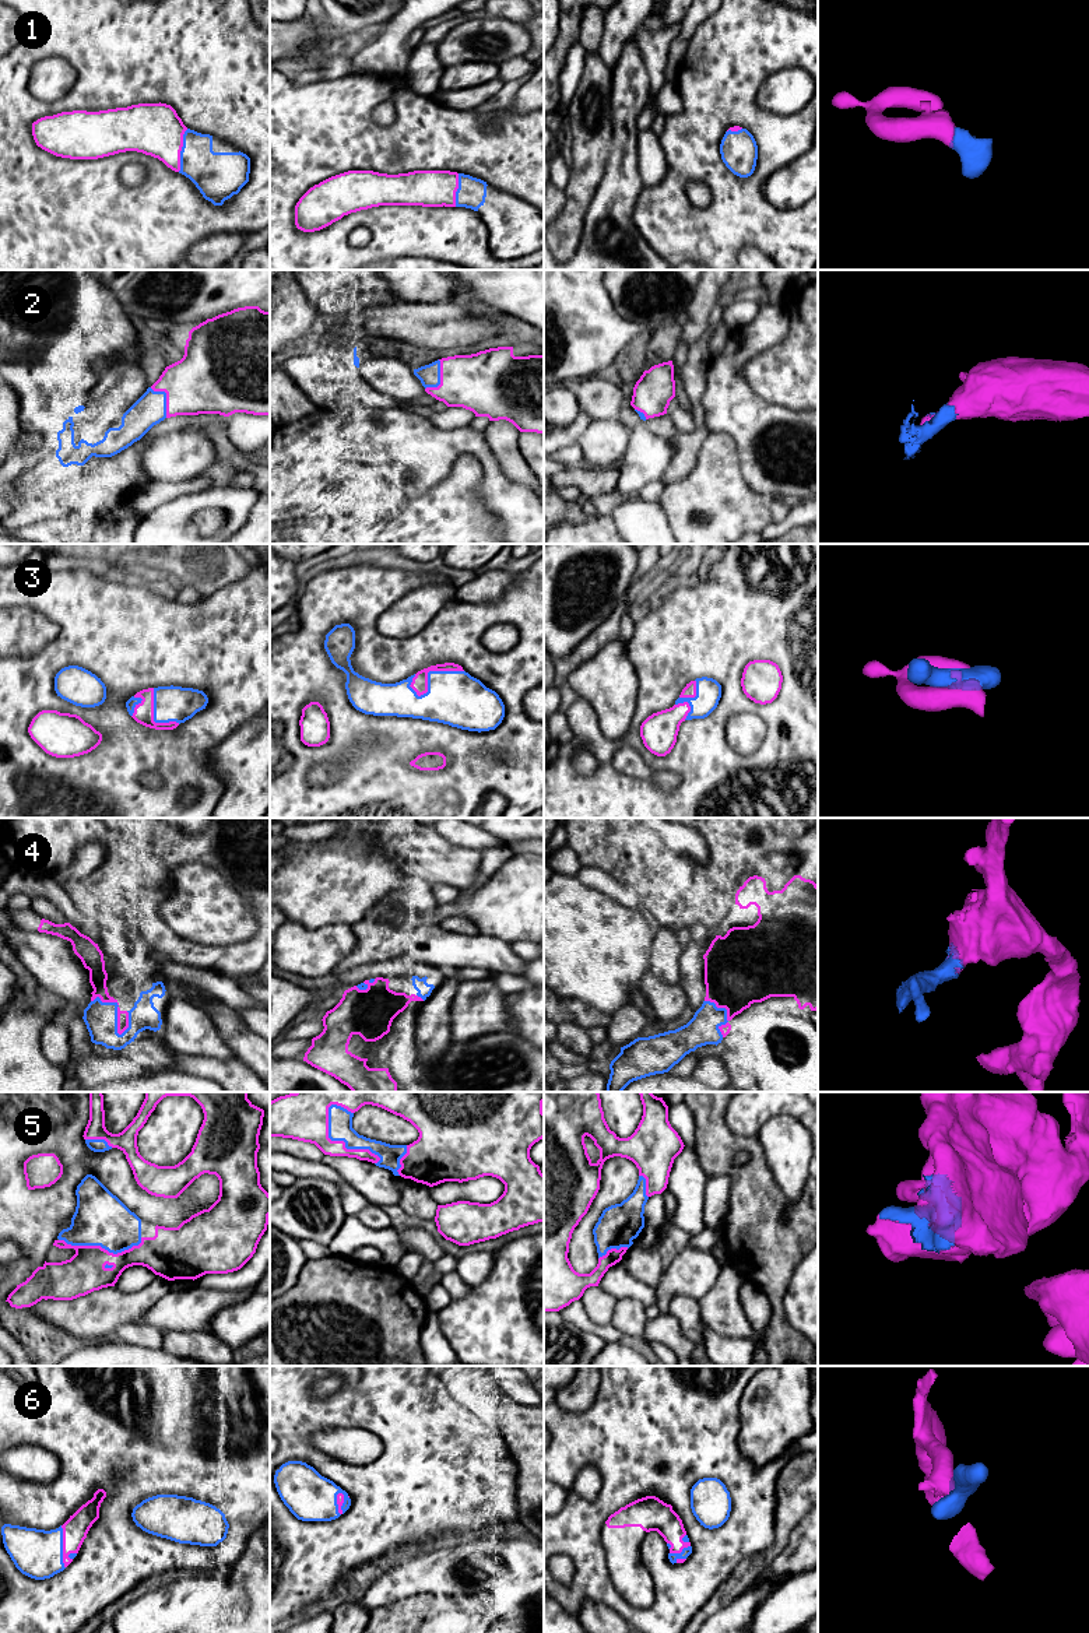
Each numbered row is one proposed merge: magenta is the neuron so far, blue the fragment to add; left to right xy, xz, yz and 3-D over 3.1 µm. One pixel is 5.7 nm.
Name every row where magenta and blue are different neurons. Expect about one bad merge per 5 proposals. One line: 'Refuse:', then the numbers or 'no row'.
Refuse: no row

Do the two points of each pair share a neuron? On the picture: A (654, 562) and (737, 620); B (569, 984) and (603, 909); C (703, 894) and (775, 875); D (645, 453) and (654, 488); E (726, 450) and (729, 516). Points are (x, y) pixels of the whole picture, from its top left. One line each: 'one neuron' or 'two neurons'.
A: two neurons
B: one neuron
C: one neuron
D: two neurons
E: one neuron

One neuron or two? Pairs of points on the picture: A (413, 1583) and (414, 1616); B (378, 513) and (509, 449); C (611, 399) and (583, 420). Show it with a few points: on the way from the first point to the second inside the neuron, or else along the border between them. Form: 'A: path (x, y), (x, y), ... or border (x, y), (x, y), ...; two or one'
A: border (442, 1595), (414, 1594), (382, 1607); two
B: border (482, 434), (501, 469), (515, 483); two
C: border (580, 411), (585, 411), (592, 418); two

